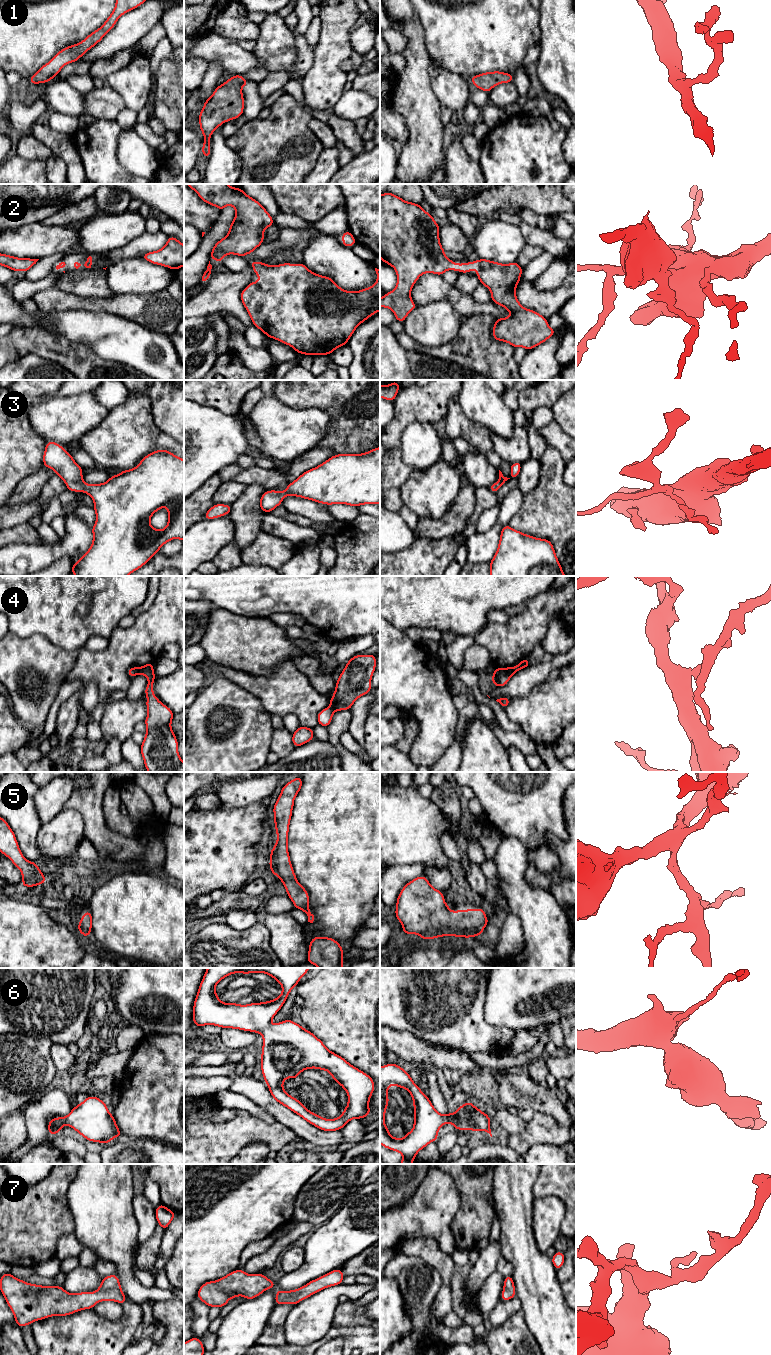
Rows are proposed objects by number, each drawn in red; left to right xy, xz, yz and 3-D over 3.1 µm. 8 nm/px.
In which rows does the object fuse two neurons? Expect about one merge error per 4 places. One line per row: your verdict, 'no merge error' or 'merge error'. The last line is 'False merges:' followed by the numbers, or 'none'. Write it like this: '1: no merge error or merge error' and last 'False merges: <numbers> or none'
1: no merge error
2: no merge error
3: no merge error
4: merge error
5: no merge error
6: no merge error
7: no merge error
False merges: 4

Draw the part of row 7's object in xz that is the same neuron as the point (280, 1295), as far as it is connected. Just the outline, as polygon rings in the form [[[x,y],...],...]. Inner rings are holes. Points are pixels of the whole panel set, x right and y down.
[[[335,1269],[317,1279],[308,1282],[303,1287],[295,1290],[282,1291],[277,1290],[275,1296],[275,1304],[291,1304],[296,1305],[300,1301],[312,1296],[313,1294],[331,1286],[340,1285],[344,1279],[341,1269]]]

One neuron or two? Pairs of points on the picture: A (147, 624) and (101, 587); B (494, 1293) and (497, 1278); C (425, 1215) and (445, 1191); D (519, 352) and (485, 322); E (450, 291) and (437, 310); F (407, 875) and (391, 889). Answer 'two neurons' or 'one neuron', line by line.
A: two neurons
B: one neuron
C: one neuron
D: two neurons
E: two neurons
F: one neuron

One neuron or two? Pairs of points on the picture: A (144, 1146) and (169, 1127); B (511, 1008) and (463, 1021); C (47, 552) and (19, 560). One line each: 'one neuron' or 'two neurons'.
A: two neurons
B: two neurons
C: one neuron

